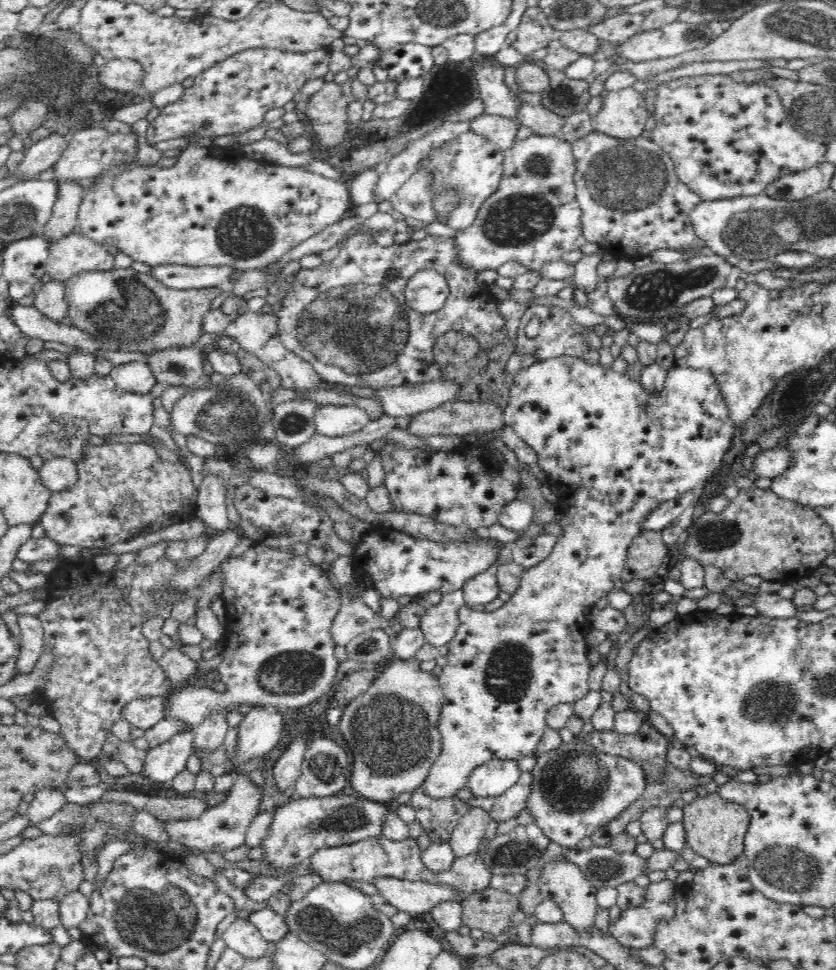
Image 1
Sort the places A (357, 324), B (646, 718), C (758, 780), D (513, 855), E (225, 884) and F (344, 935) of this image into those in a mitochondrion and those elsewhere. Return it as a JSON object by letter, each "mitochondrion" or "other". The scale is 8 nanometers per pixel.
{"A":"mitochondrion","B":"other","C":"other","D":"mitochondrion","E":"other","F":"mitochondrion"}

